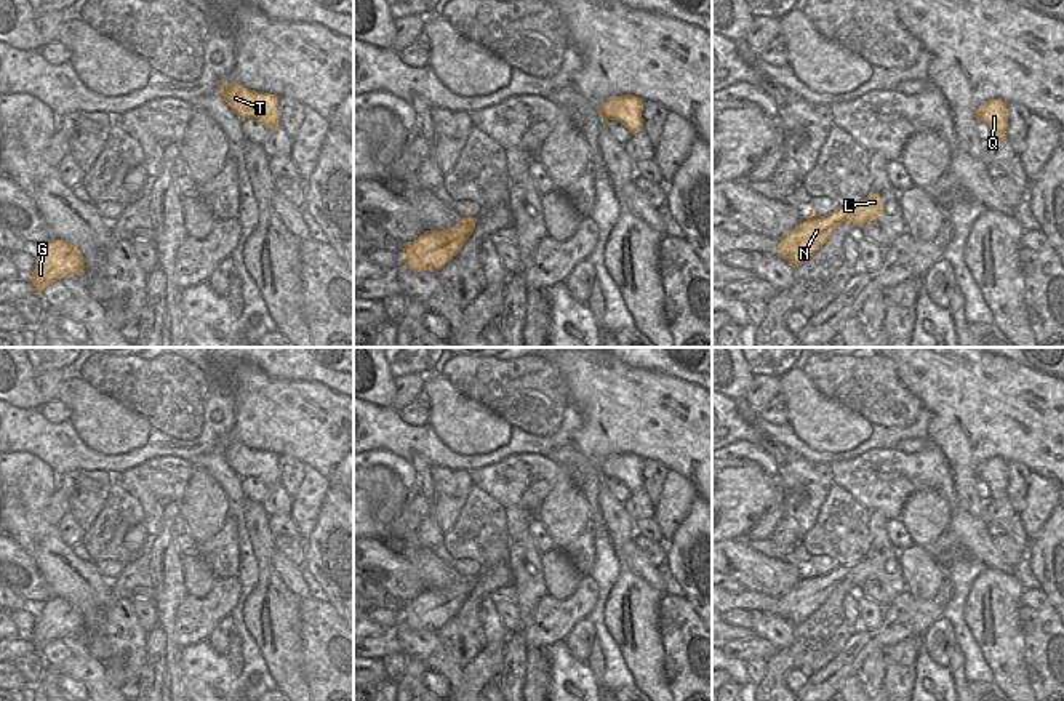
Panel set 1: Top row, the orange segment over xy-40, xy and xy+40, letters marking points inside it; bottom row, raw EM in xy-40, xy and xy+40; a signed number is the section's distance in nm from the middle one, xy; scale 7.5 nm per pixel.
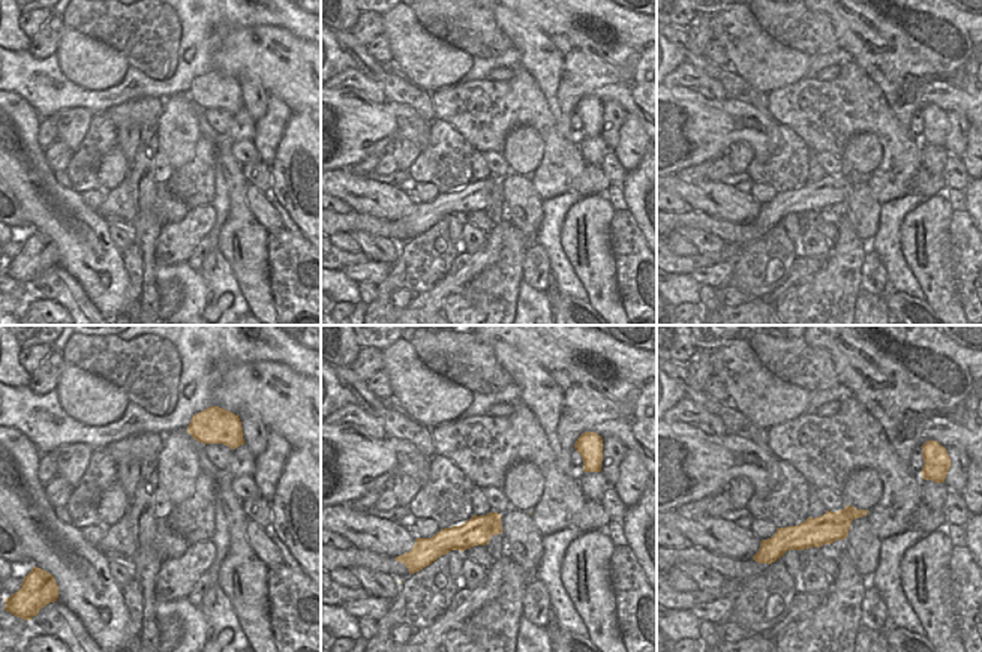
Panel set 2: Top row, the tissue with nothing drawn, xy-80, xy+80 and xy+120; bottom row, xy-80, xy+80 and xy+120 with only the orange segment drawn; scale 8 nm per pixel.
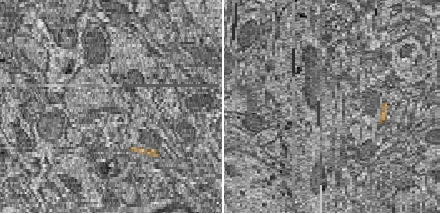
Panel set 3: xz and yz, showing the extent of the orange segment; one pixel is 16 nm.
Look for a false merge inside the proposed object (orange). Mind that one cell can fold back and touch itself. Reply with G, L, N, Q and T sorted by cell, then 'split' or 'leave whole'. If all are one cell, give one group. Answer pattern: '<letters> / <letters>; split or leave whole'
G L N Q T; leave whole

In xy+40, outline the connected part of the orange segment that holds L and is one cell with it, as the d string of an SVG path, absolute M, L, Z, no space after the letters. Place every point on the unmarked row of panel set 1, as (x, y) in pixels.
M872 552L861 562L838 567L829 575L806 575L792 591L779 595L778 615L798 626L821 608L843 581L861 586L866 581L877 581L883 570L883 559Z

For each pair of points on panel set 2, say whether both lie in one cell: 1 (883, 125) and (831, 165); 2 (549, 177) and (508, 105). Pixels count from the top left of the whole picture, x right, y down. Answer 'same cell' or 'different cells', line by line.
1: different cells
2: same cell

